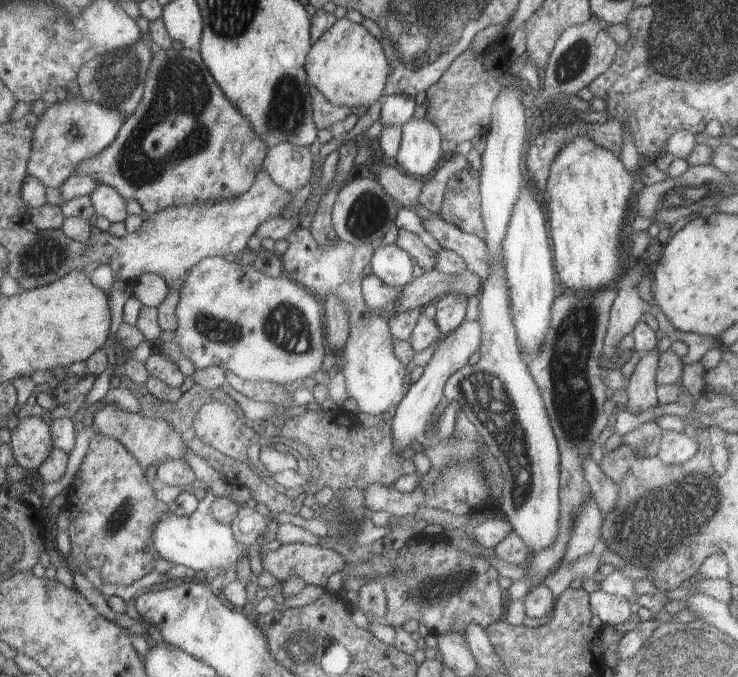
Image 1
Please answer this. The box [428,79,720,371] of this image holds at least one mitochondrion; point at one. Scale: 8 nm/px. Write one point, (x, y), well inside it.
(684, 198)

